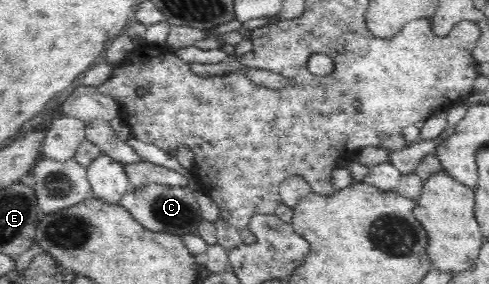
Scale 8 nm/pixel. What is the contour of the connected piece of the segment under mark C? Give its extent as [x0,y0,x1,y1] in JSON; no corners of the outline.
[118,181,204,236]

